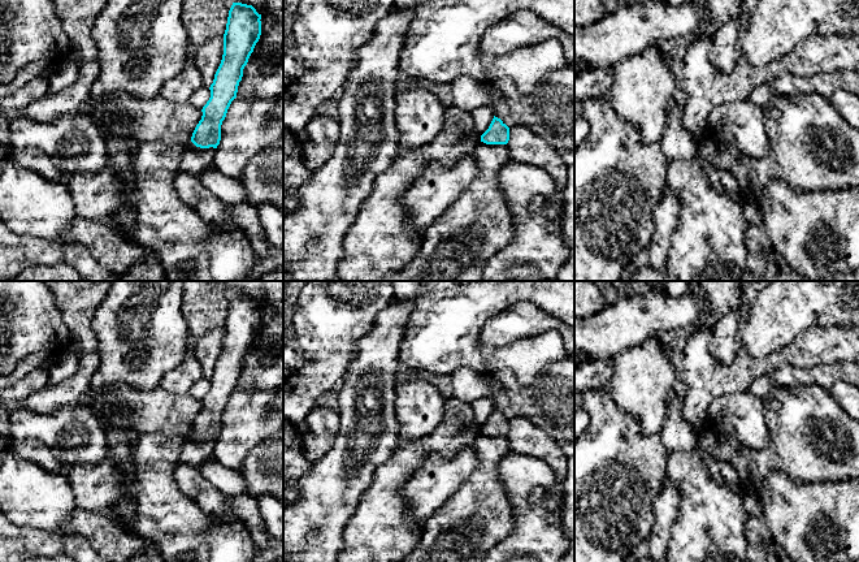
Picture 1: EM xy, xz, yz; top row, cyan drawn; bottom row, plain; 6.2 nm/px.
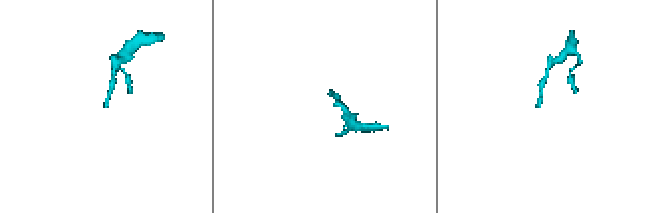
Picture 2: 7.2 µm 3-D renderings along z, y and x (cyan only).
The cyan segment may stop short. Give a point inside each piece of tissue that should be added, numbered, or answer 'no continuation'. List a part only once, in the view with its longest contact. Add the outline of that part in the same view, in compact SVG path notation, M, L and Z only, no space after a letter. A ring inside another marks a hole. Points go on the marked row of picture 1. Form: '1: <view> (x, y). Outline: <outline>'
no continuation

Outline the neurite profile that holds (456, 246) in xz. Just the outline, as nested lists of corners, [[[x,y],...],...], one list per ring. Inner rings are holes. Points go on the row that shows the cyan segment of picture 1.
[[[480,142],[470,154],[478,174],[460,196],[425,229],[412,261],[385,281],[481,281],[487,260],[515,234],[509,207],[499,187],[500,169],[509,159],[507,144]]]

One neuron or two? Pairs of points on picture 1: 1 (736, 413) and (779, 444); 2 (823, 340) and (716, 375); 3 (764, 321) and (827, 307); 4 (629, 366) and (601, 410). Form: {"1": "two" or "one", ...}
{"1": "two", "2": "one", "3": "one", "4": "two"}

